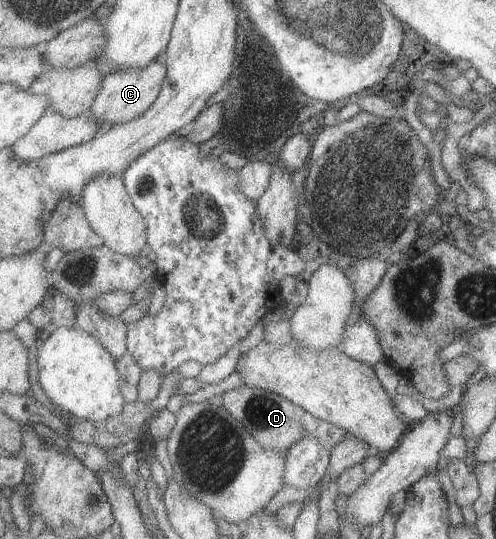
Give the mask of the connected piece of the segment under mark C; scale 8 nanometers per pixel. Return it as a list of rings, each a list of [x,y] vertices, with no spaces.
[[[163,57],[155,59],[145,68],[131,67],[107,73],[99,96],[92,106],[91,116],[95,117],[100,123],[111,122],[112,125],[125,124],[143,116],[155,100],[159,98],[167,75],[168,66]]]

